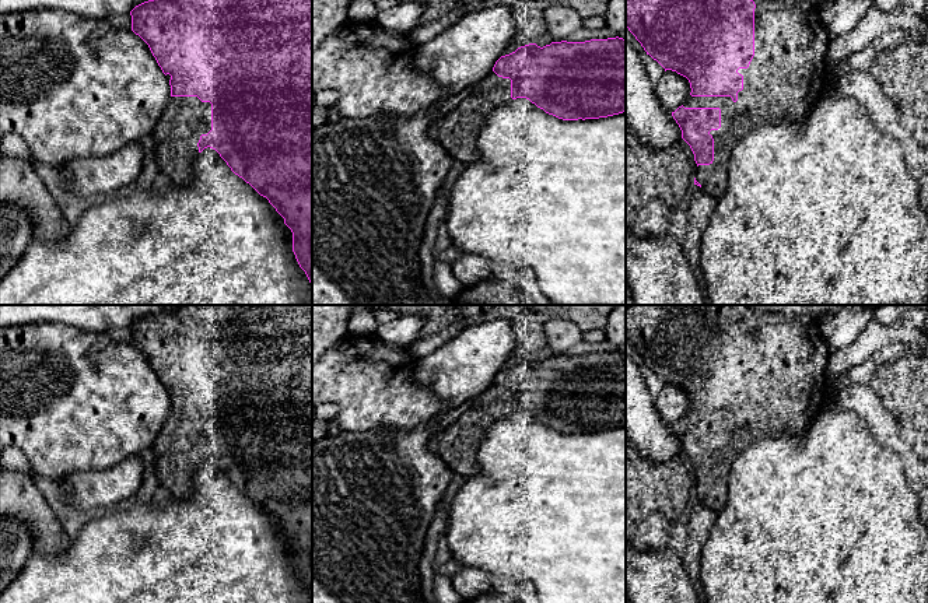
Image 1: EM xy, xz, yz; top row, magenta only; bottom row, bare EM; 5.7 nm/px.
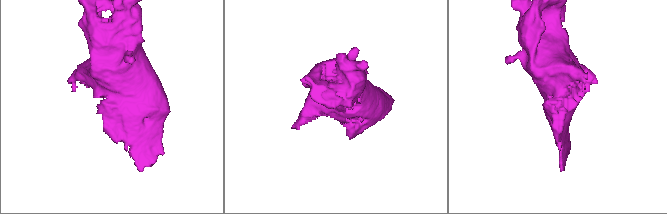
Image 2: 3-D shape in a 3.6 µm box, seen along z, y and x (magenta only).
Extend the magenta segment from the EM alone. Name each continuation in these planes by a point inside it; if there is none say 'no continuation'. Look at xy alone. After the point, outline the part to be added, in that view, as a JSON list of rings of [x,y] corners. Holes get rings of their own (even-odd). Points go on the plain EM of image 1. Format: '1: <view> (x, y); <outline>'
1: xy (177, 447); [[[171,410],[151,449],[158,483],[174,498],[186,498],[192,492],[197,456],[210,444],[210,416],[202,416],[197,410]]]

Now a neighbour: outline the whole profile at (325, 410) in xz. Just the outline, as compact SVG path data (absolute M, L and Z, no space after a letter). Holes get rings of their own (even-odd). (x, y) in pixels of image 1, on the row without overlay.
M321 403L312 409L314 420L329 420L332 421L339 411L337 404L335 403Z

